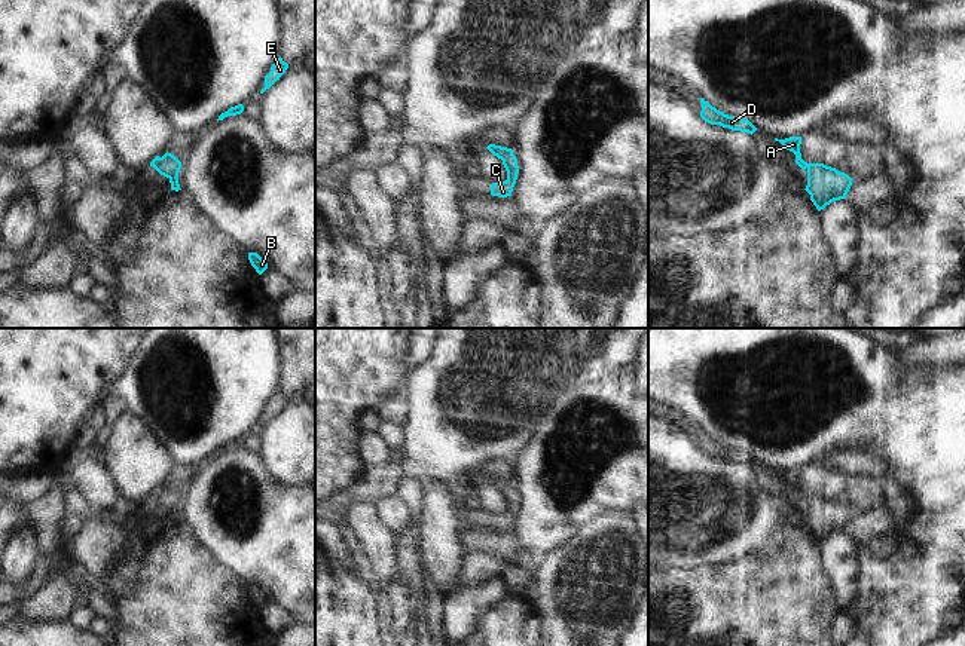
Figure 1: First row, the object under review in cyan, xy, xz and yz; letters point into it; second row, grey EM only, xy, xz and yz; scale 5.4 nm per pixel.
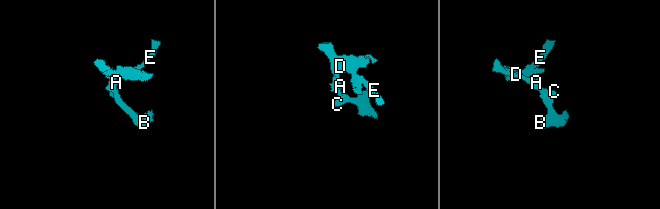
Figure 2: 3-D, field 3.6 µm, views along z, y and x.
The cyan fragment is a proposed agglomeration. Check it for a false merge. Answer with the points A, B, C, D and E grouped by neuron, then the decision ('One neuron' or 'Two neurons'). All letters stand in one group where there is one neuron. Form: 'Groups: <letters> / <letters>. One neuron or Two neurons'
Groups: A B C D E. One neuron.

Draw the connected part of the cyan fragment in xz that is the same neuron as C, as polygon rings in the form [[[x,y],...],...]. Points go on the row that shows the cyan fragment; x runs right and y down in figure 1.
[[[489,144],[486,147],[494,156],[503,160],[503,165],[507,171],[507,180],[503,183],[492,183],[491,186],[491,195],[492,196],[500,196],[500,198],[507,198],[511,196],[513,187],[517,180],[519,174],[519,166],[517,166],[517,159],[513,154],[511,149]]]

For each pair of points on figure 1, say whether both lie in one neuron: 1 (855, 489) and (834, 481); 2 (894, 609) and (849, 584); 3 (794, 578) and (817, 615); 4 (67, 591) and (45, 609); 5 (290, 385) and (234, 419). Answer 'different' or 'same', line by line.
1: different
2: different
3: same
4: same
5: different

